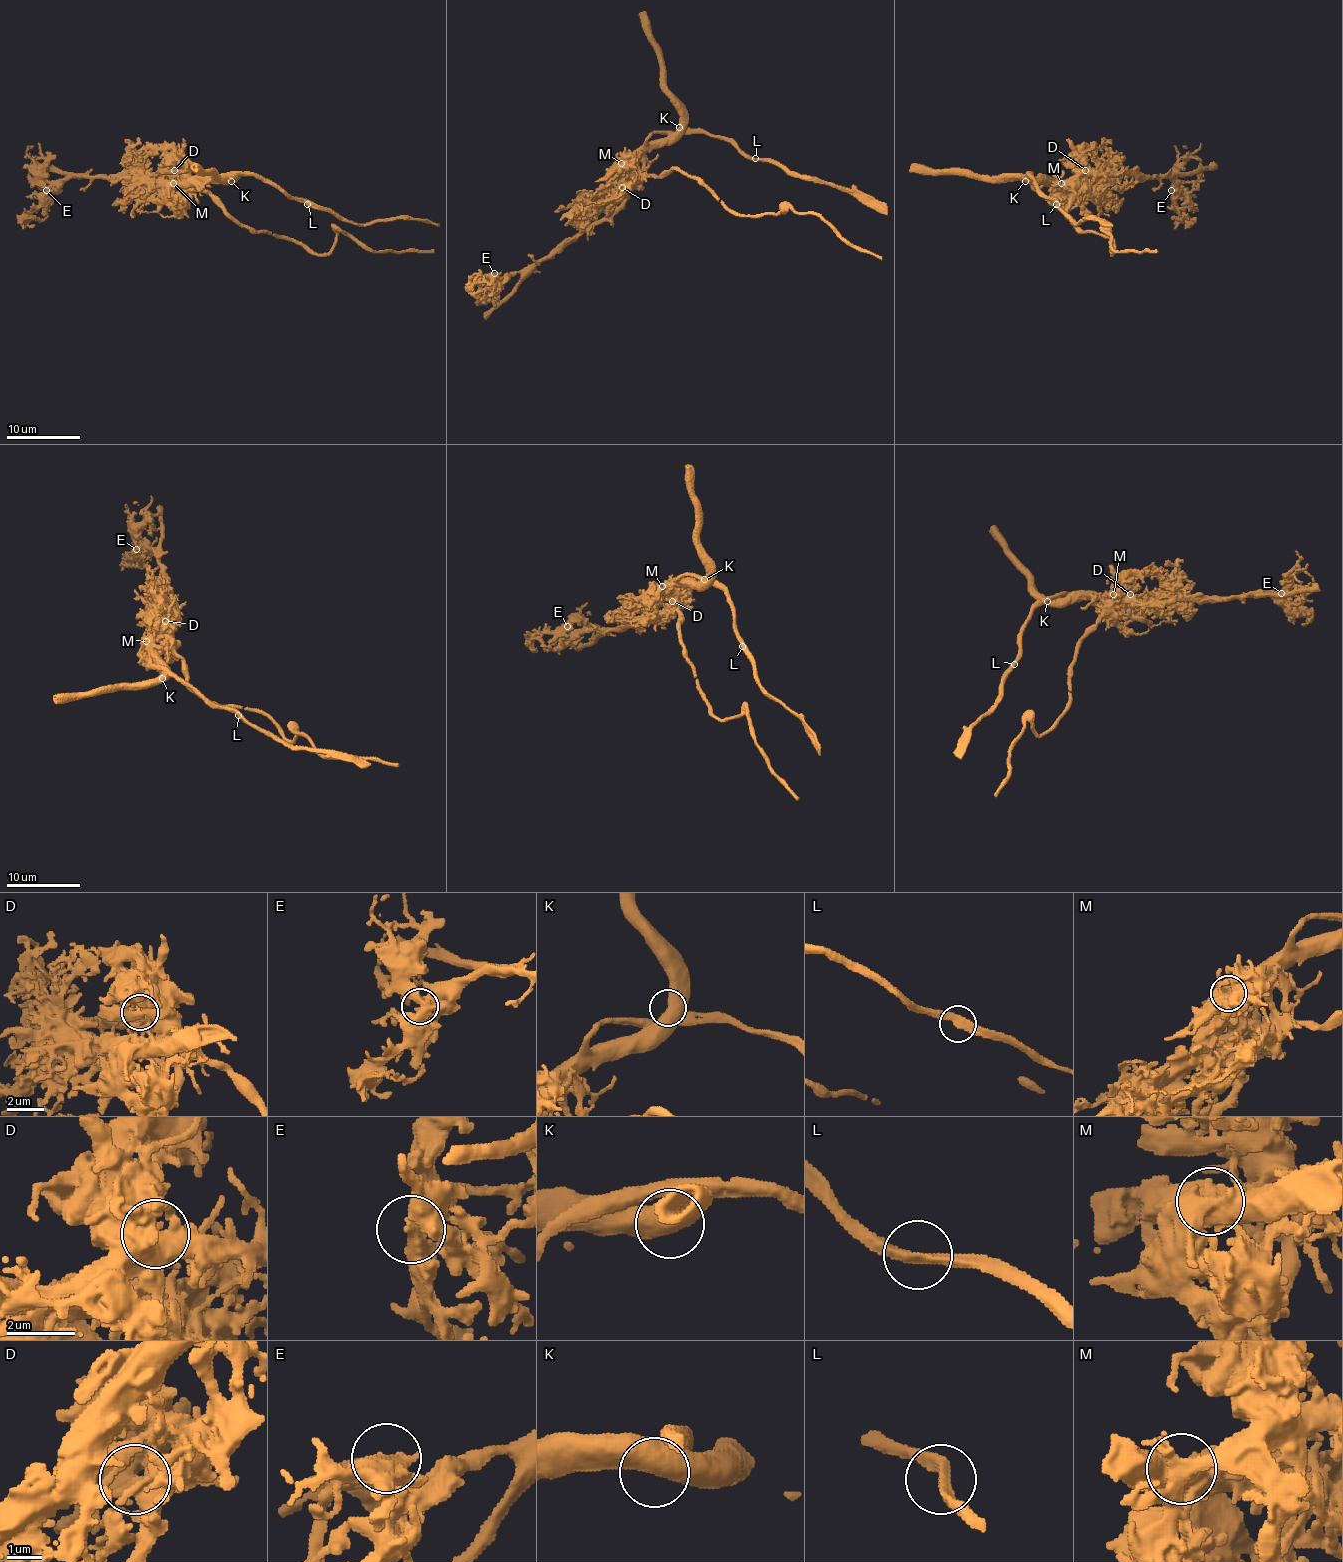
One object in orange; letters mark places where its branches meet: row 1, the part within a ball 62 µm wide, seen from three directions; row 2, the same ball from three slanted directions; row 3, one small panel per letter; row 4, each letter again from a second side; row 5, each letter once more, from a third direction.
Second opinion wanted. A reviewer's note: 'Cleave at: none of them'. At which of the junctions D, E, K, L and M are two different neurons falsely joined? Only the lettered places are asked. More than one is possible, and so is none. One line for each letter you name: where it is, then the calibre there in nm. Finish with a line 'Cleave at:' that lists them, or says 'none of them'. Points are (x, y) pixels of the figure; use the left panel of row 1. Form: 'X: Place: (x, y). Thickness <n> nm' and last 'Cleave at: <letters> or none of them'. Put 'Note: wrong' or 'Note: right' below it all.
M: Place: (173, 183). Thickness 600 nm
Cleave at: M
Note: wrong

